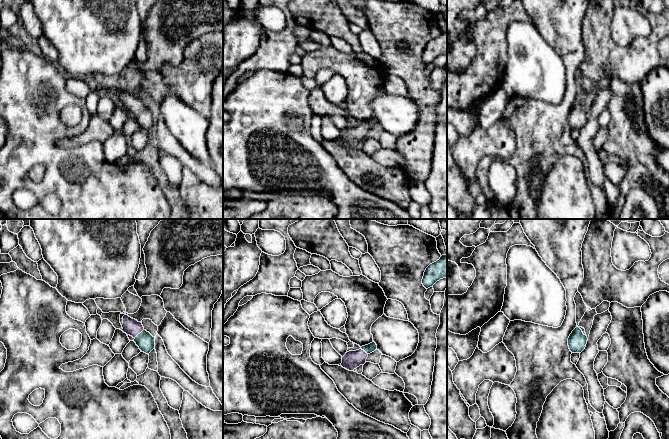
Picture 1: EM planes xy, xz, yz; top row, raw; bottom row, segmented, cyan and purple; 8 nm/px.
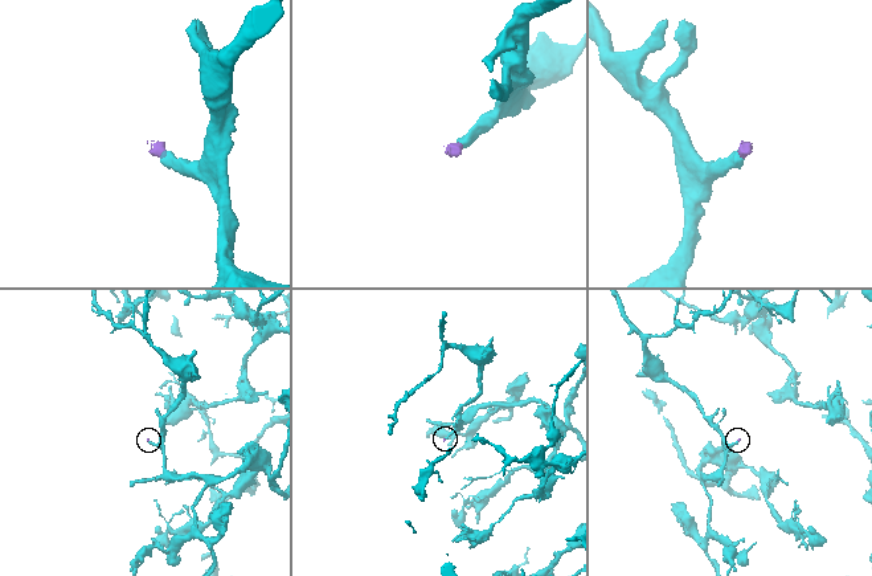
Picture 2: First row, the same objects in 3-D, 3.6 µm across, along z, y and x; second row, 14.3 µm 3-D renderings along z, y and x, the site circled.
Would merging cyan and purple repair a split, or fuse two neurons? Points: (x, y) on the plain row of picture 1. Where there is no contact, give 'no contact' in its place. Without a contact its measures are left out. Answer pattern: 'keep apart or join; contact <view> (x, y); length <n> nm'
join; contact xy (138, 110); length 100 nm

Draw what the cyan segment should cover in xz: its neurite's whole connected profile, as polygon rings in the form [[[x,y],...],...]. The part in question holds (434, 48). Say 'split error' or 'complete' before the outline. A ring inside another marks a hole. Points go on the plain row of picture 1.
complete; [[[447,30],[442,31],[439,36],[430,40],[422,55],[423,62],[428,65],[440,55],[447,54]]]

